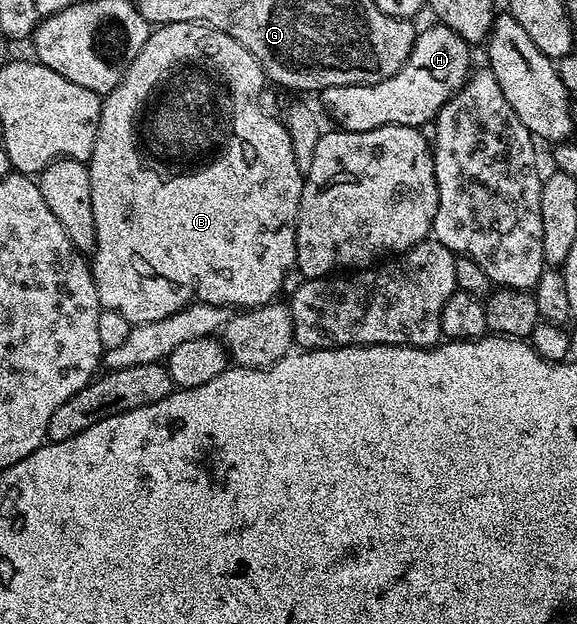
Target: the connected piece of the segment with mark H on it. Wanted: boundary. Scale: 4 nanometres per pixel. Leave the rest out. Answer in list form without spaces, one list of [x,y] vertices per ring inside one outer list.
[[[434,26],[416,34],[411,56],[393,77],[369,85],[337,85],[321,92],[324,109],[342,130],[365,131],[393,125],[422,128],[462,89],[473,71],[472,48],[453,29]]]

